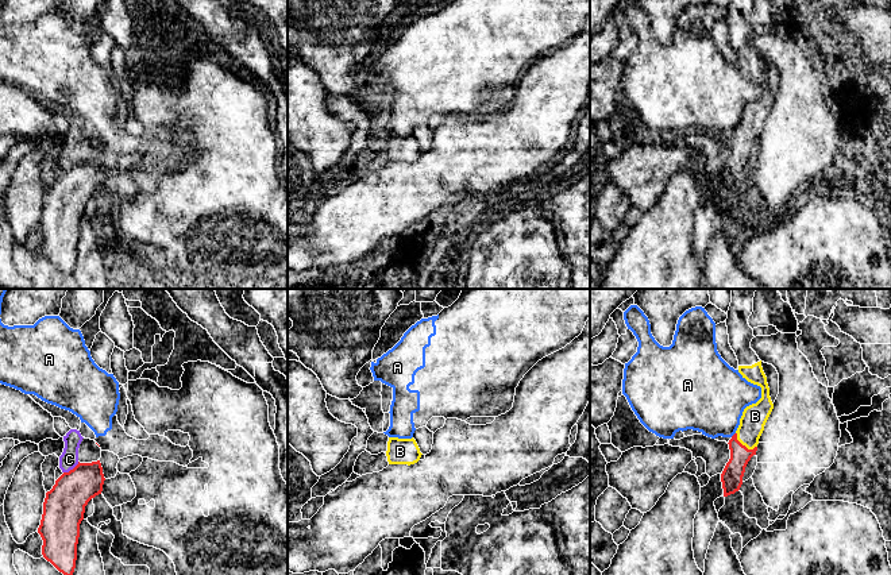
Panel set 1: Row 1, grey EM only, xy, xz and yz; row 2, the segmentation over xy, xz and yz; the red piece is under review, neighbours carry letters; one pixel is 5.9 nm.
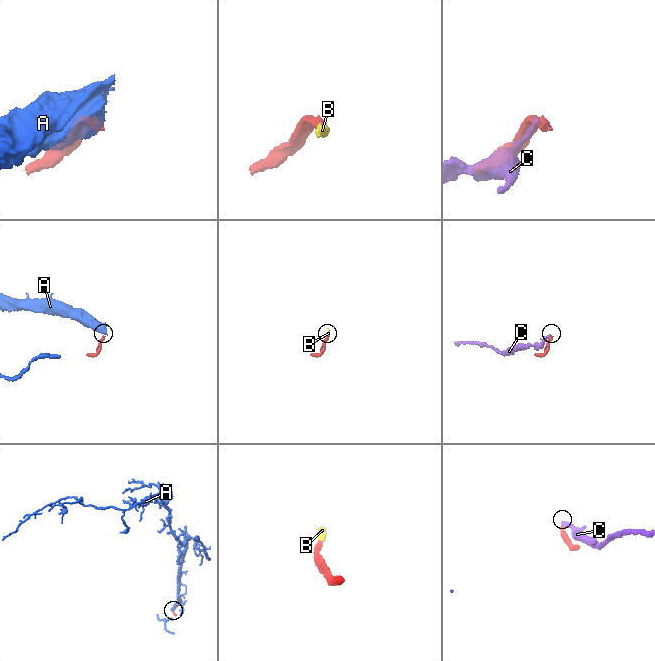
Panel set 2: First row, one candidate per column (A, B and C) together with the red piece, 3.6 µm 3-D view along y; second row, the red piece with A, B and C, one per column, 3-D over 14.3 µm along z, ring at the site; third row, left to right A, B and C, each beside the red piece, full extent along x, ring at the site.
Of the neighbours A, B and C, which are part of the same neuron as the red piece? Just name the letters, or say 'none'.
B

